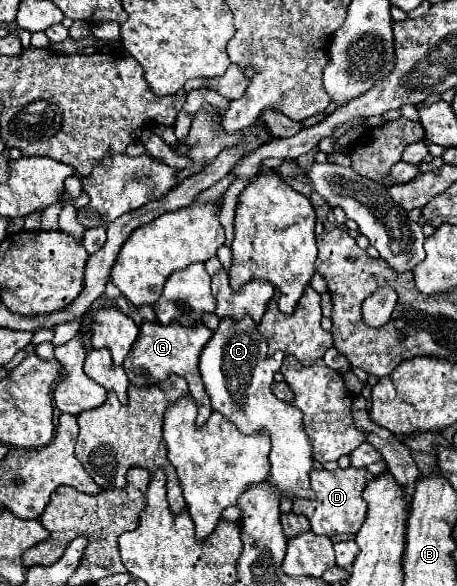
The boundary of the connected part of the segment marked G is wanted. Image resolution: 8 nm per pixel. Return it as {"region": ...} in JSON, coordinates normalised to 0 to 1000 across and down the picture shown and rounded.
{"region":[[[317,548],[304,561],[304,575],[291,585],[269,630],[282,643],[282,654],[295,660],[322,660],[322,657],[344,657],[361,647],[370,647],[374,640],[392,640],[400,647],[409,647],[414,654],[414,671],[427,681],[431,695],[435,695],[435,712],[431,712],[431,725],[444,729],[444,722],[457,715],[462,708],[462,688],[457,688],[457,674],[444,660],[444,647],[435,637],[435,609],[444,592],[457,585],[462,578],[462,565],[440,555],[440,558],[396,558],[392,551],[370,551],[370,555],[352,555],[352,551],[330,551]]]}

